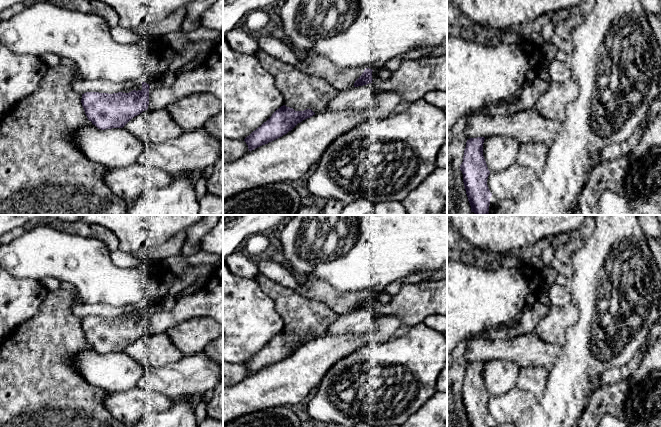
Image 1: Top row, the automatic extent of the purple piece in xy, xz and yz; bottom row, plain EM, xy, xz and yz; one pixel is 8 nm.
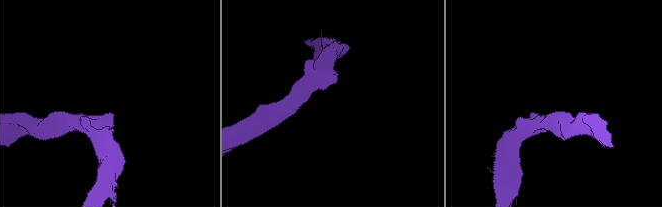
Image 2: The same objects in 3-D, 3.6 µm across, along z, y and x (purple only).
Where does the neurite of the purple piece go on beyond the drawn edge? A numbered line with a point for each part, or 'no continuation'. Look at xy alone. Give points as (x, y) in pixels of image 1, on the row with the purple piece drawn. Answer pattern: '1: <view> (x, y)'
1: xy (207, 77)

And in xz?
1: xz (414, 78)

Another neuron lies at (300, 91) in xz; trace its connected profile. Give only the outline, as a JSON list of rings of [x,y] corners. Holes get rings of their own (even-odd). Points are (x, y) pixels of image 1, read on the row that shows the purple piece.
[[[260,48],[255,55],[262,67],[274,77],[274,86],[283,96],[284,105],[295,111],[311,109],[315,114],[323,113],[339,92],[327,81],[304,73]]]

